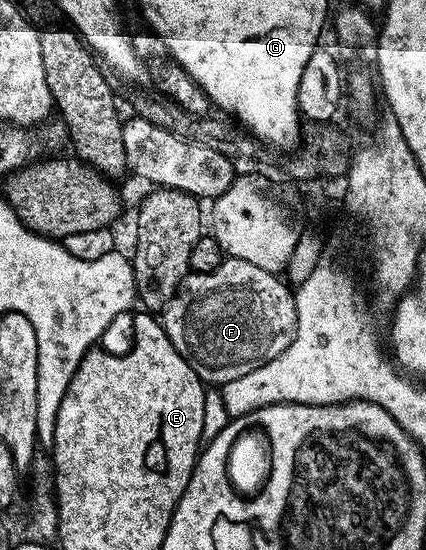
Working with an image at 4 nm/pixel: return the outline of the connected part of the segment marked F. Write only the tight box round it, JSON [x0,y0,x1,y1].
[160,256,296,387]

